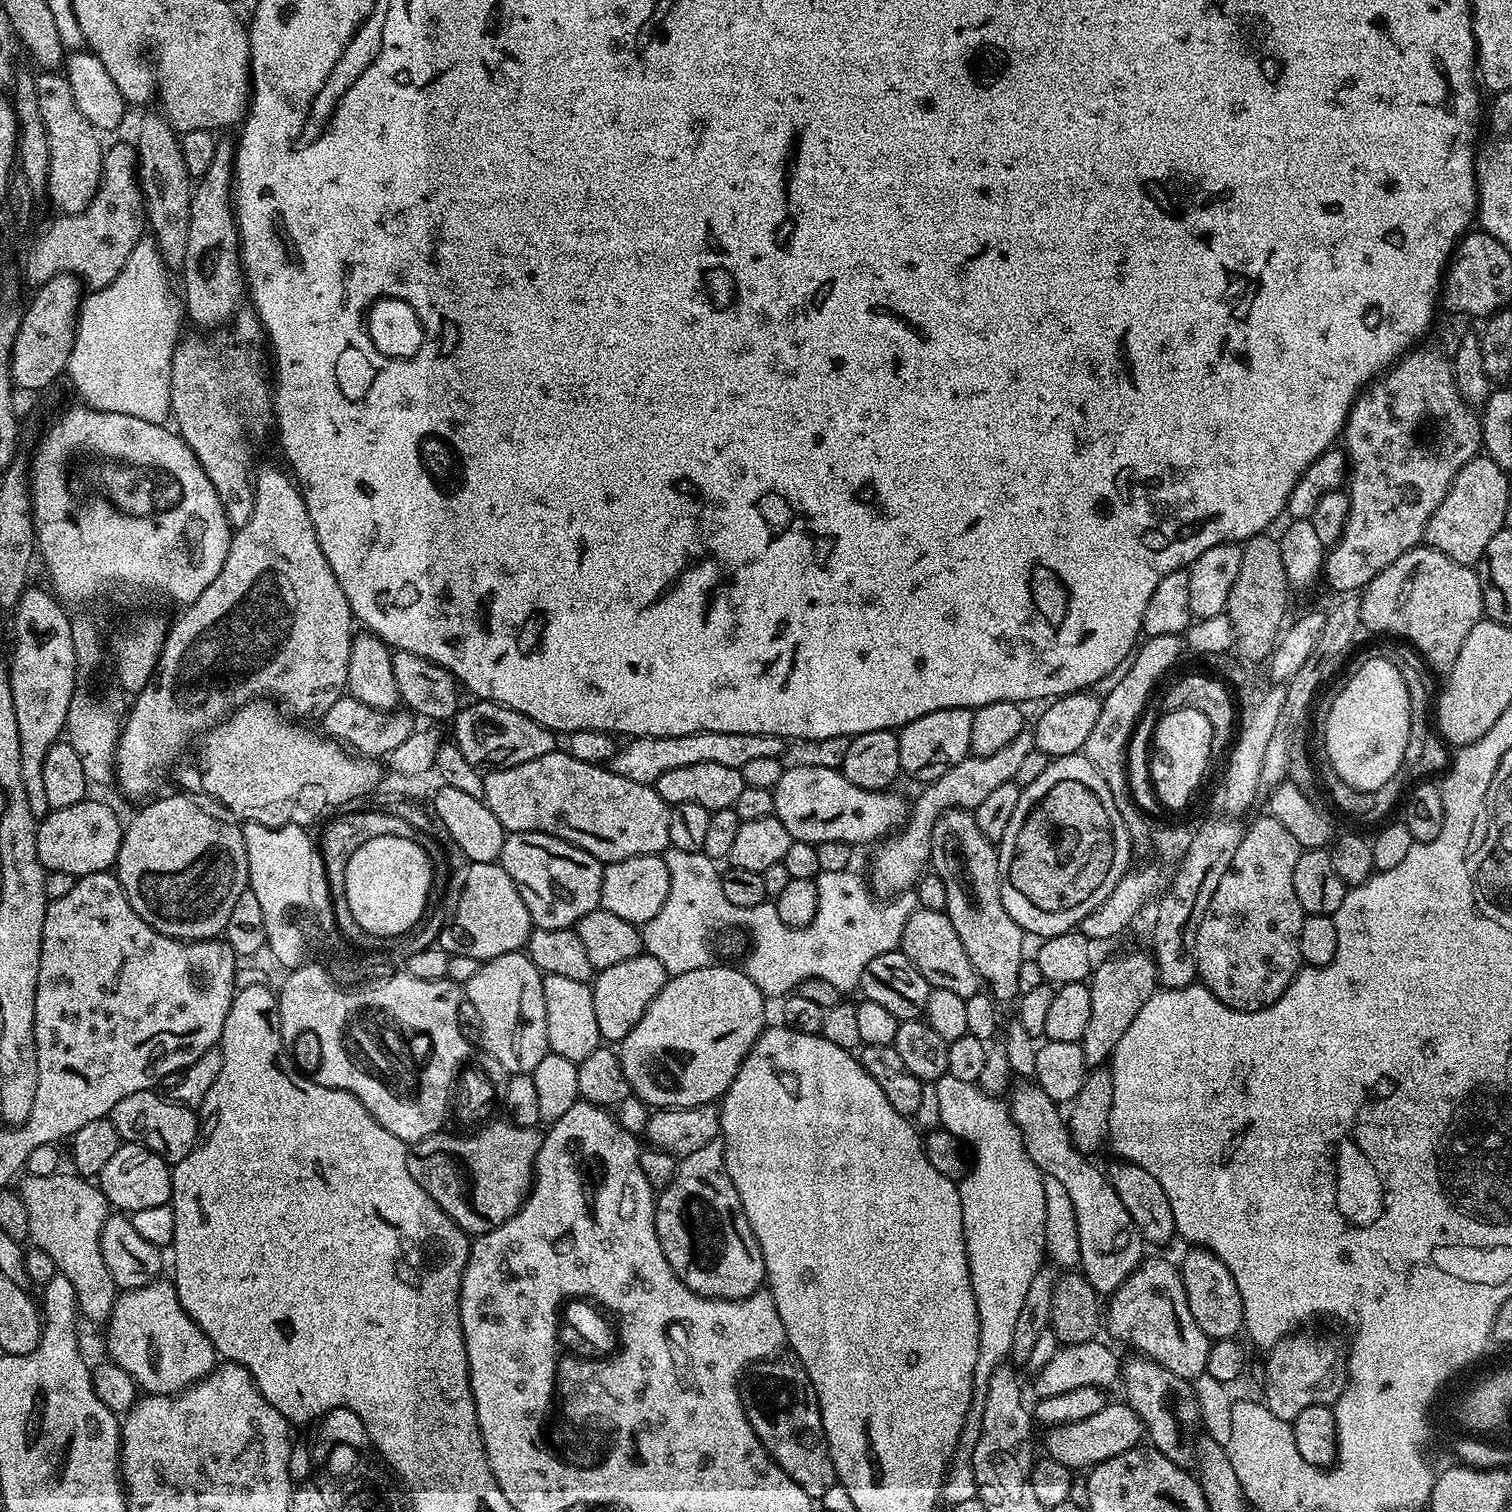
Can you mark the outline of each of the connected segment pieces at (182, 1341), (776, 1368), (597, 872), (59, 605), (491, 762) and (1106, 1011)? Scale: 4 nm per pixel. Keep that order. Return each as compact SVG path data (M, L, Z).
M157 1278L145 1288L121 1291L106 1322L111 1363L122 1366L145 1393L174 1396L208 1376L218 1363L216 1347L182 1310L175 1283Z
M792 1358L780 1359L761 1360L743 1377L740 1401L744 1403L744 1413L754 1430L754 1434L762 1442L762 1446L771 1456L772 1461L789 1478L798 1482L798 1486L802 1486L802 1490L806 1490L808 1496L822 1498L826 1494L826 1490L833 1488L838 1481L834 1462L830 1458L826 1434L822 1430L822 1414L818 1406L816 1391L806 1374L806 1370L799 1362Z
M541 832L507 833L502 842L502 854L498 863L504 867L506 874L510 874L510 882L518 886L518 894L522 894L522 902L526 902L526 910L530 910L530 918L537 928L546 930L570 928L586 914L600 907L604 864L598 858L594 858L594 854L586 854L586 850L562 838Z
M29 586L23 592L14 609L14 650L8 669L21 739L22 784L37 820L50 811L43 783L43 763L50 746L57 743L65 731L68 706L78 683L71 615L65 611L63 603L49 589L36 586Z
M477 699L476 704L461 707L451 721L450 727L458 750L462 750L462 758L470 762L470 766L481 770L509 768L522 762L530 762L530 758L542 758L542 754L557 751L557 733L551 728L534 722L534 718L526 718L513 708L504 704L495 704L492 700Z
M1147 951L1144 952L1120 952L1117 956L1112 956L1109 960L1104 960L1095 965L1092 969L1090 983L1090 1022L1086 1025L1086 1034L1082 1034L1080 1039L1080 1049L1084 1055L1084 1062L1089 1066L1104 1066L1111 1061L1112 1051L1118 1046L1122 1034L1126 1034L1126 1029L1130 1027L1130 1022L1138 1018L1138 1010L1142 1010L1148 1003L1148 999L1158 991L1160 979L1156 962Z

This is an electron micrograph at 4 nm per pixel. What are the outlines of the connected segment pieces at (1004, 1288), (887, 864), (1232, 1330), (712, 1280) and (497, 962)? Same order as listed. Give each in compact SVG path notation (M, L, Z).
M950 1075L935 1081L934 1088L936 1088L936 1112L940 1115L939 1123L950 1134L963 1140L972 1155L968 1173L964 1175L963 1180L959 1181L958 1187L962 1202L966 1254L980 1319L978 1362L974 1366L970 1410L966 1414L964 1429L942 1489L943 1503L951 1506L977 1499L978 1489L972 1463L974 1462L974 1446L978 1446L978 1434L982 1434L982 1410L986 1410L986 1386L990 1382L990 1374L994 1374L997 1366L1005 1363L1012 1355L1014 1326L1018 1323L1022 1302L1026 1298L1034 1274L1038 1274L1038 1270L1046 1264L1044 1247L1051 1259L1049 1261L1055 1267L1064 1270L1077 1265L1080 1259L1080 1247L1073 1203L1070 1202L1069 1194L1063 1189L1062 1182L1056 1178L1045 1177L1044 1173L1038 1170L1038 1166L1030 1162L1030 1154L1026 1154L1022 1134L1012 1120L1012 1112L1007 1103L999 1096L986 1094L976 1084L958 1082L958 1078Z
M1025 730L1018 734L1018 738L1014 738L1014 742L1006 742L1006 746L1002 746L1002 750L997 753L986 756L970 754L958 762L958 766L946 770L942 778L925 783L921 787L924 789L921 790L920 797L911 801L902 830L891 833L890 838L875 849L877 852L872 856L872 880L870 876L873 893L880 898L892 898L915 889L932 855L932 831L936 819L948 808L976 809L996 787L1002 786L1002 782L1016 779L1026 754L1034 751L1035 746L1036 739L1032 737L1031 731Z
M1192 1246L1187 1250L1189 1252L1185 1254L1184 1261L1179 1261L1178 1267L1186 1298L1190 1302L1190 1314L1194 1314L1194 1322L1198 1322L1202 1334L1206 1334L1209 1341L1239 1337L1244 1328L1244 1307L1242 1294L1238 1294L1238 1284L1234 1282L1235 1273L1226 1270L1226 1262L1222 1262L1222 1258L1207 1248Z
M723 1139L706 1142L706 1146L694 1150L694 1154L683 1157L677 1163L670 1186L662 1189L656 1201L656 1229L666 1262L670 1262L674 1274L678 1274L678 1278L694 1290L694 1294L715 1300L744 1300L765 1287L762 1250L758 1246L758 1238L754 1238L754 1230L750 1230L746 1210L742 1210L742 1198L738 1198L738 1190L734 1190L734 1182L730 1182Z
M518 951L483 961L478 974L467 982L466 1000L472 1003L480 1023L483 1051L494 1054L509 1074L531 1074L534 1066L549 1053L543 981L544 976L534 961Z

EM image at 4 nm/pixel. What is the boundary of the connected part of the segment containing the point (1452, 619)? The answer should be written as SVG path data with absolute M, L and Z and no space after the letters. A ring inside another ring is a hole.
M1417 546L1410 549L1402 558L1390 562L1382 574L1375 576L1359 593L1360 623L1372 632L1385 632L1385 637L1400 636L1401 641L1407 642L1430 665L1433 673L1447 674L1458 659L1458 650L1462 650L1462 642L1466 642L1466 634L1474 630L1474 626L1484 616L1482 602L1482 586L1480 573L1475 567L1459 564L1436 548Z

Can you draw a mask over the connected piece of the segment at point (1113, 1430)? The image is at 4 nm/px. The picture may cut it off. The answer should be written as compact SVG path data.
M1125 1402L1105 1403L1098 1414L1090 1414L1090 1418L1082 1418L1082 1422L1070 1422L1053 1427L1044 1436L1044 1448L1047 1459L1062 1462L1062 1466L1073 1470L1091 1470L1097 1464L1106 1462L1123 1452L1129 1452L1145 1439L1143 1422L1135 1410Z

